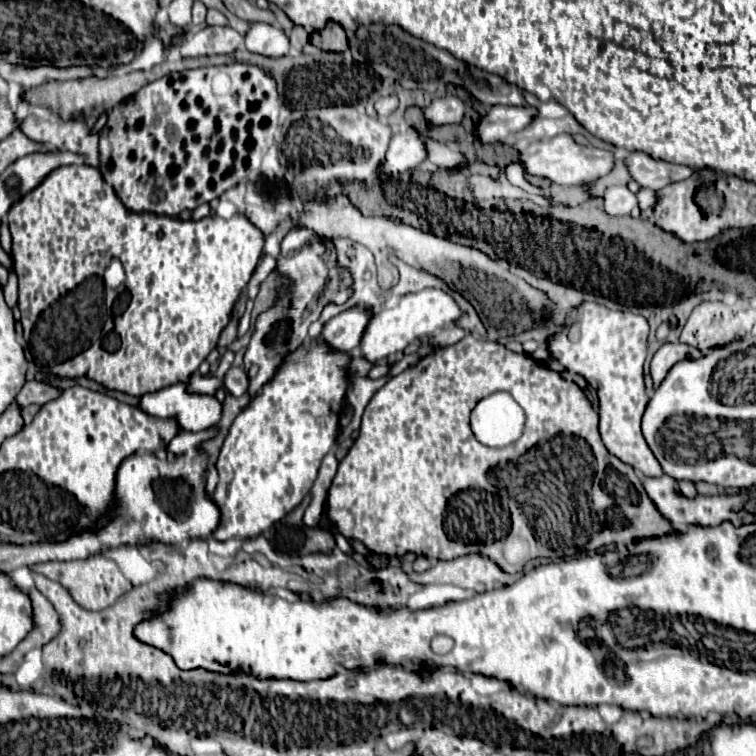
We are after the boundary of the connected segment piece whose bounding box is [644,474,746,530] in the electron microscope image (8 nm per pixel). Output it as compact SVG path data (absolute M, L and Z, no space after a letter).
M666 474L660 478L646 478L644 488L646 488L650 500L654 502L654 506L660 510L660 514L680 530L686 530L686 528L696 526L696 524L716 526L716 524L722 524L724 520L734 520L736 524L744 524L744 518L746 518L744 512L736 510L738 508L738 496L736 494L714 494L714 496L698 494L696 498L686 498L686 496L676 492L676 482Z

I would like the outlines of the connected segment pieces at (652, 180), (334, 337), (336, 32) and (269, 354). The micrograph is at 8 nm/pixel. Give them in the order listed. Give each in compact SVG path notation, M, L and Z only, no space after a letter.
M632 152L626 158L626 166L628 166L632 178L638 184L642 184L642 188L650 188L650 190L660 190L668 184L686 180L694 172L688 166L670 164L666 160L656 160L644 152Z
M350 308L326 322L318 340L326 342L330 352L356 352L368 318L370 314L366 310Z
M328 22L318 34L312 34L310 42L314 46L320 46L322 50L328 50L328 52L342 52L348 48L344 28L336 22Z
M294 226L282 240L276 256L276 270L290 280L290 288L256 318L254 334L244 354L244 370L250 378L248 394L251 399L256 396L258 388L276 374L284 358L304 342L310 324L320 318L324 306L344 304L352 296L352 274L348 268L338 264L338 256L332 246L320 238L312 238L312 230L304 226Z

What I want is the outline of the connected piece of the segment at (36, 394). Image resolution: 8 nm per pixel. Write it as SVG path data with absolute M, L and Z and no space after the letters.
M34 380L34 382L26 382L22 386L22 390L16 396L16 404L18 404L18 408L24 408L28 404L40 404L42 406L56 396L60 396L58 388L52 388L52 386L46 386L42 382Z

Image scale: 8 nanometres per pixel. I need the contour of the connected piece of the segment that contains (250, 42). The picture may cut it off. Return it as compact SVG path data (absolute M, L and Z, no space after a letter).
M258 22L252 24L246 34L246 48L262 56L286 56L290 40L282 28Z

